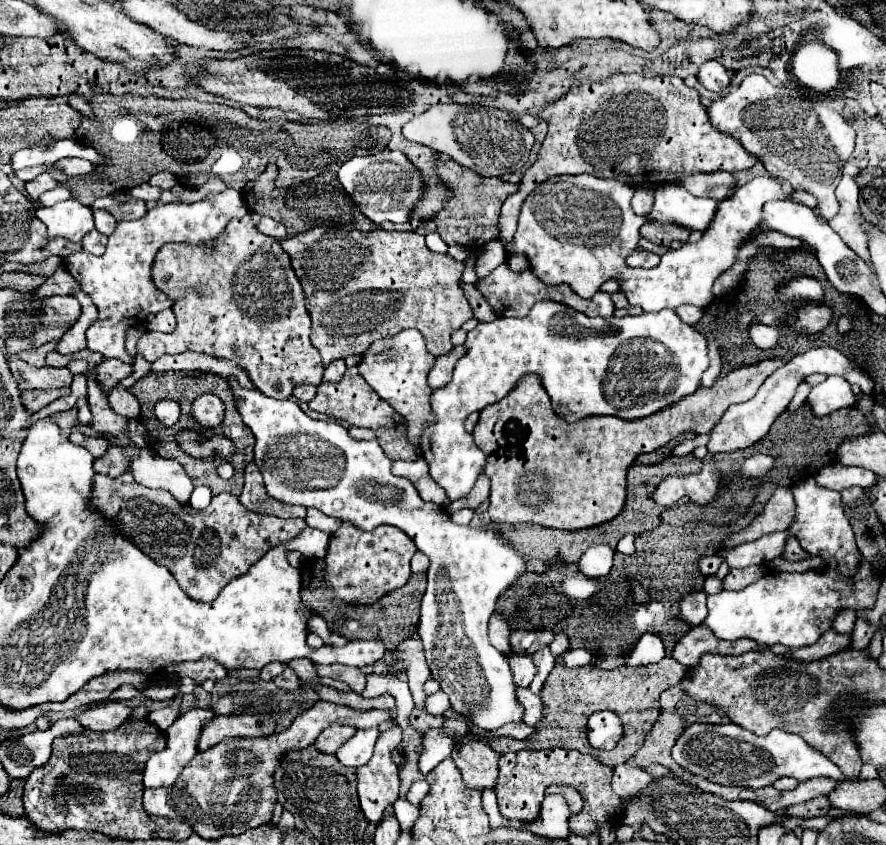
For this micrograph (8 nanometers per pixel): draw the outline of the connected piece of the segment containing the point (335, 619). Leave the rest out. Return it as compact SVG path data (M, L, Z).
M307 558L299 570L301 570L303 604L307 608L311 608L311 612L319 614L327 622L327 626L333 634L339 634L347 640L379 638L385 642L387 650L393 650L399 644L399 640L403 640L407 634L411 634L411 630L417 630L419 606L421 606L421 598L423 598L425 586L427 586L425 574L411 574L409 582L403 588L389 592L387 596L383 596L375 604L363 606L363 604L343 604L333 598L333 592L329 590L325 576L323 576L323 560Z

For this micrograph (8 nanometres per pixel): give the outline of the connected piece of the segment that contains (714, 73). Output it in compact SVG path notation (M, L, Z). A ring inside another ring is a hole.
M709 60L709 62L701 64L697 78L699 78L699 82L701 82L709 92L715 92L715 94L723 92L723 90L729 86L729 82L731 82L729 70L725 70L725 68L723 68L719 62L715 62L715 60Z

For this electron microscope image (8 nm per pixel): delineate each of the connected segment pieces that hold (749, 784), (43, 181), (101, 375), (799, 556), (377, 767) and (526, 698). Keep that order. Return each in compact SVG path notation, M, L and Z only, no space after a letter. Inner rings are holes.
M691 724L675 742L673 758L685 770L699 774L715 784L723 786L745 786L745 788L765 788L775 780L789 776L799 782L809 778L835 778L841 780L841 770L835 764L795 734L783 730L771 730L767 736L755 736L737 724Z
M41 174L41 176L37 176L33 182L29 182L25 188L27 188L27 192L29 192L29 196L33 198L33 200L39 200L39 196L45 192L45 190L51 190L51 188L55 188L57 186L57 182L53 180L53 176L51 174Z
M105 358L103 362L99 362L99 364L95 366L95 380L101 384L103 392L107 394L107 392L111 392L111 388L113 388L119 380L127 378L131 372L133 372L133 366L131 366L131 364L119 362L119 360L115 360L115 358L113 358L113 360L111 360L111 358Z
M789 536L787 542L785 542L783 558L789 560L789 562L795 562L795 560L805 560L805 558L809 558L809 554L799 546L799 542L797 542L795 536Z
M393 726L385 732L379 734L379 740L375 744L373 758L355 770L357 774L357 792L359 792L359 802L365 818L373 824L379 824L383 818L383 812L387 806L391 806L399 798L399 766L391 760L391 752L399 748L401 744L401 728Z
M519 688L517 690L519 704L525 708L523 712L523 722L529 726L535 726L543 718L543 702L537 694L529 692L529 688Z

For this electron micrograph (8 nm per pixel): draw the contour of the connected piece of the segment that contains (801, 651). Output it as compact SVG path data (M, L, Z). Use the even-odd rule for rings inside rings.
M827 630L819 642L815 646L805 646L805 648L797 648L791 652L793 658L799 658L803 662L811 662L811 660L823 660L835 652L845 650L851 644L851 636L849 634L839 634L835 630Z

